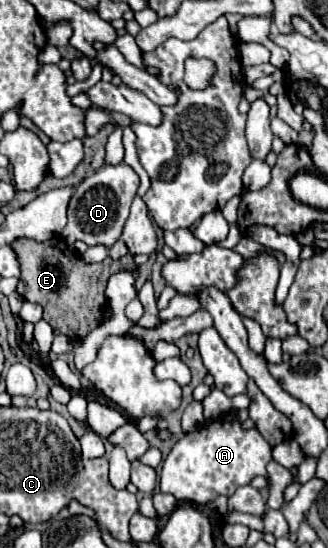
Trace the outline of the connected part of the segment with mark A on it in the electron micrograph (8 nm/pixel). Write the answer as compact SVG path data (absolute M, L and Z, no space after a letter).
M209 421L199 427L197 433L187 433L175 443L163 461L159 487L163 493L175 495L179 501L205 505L219 495L233 495L237 487L249 485L255 475L265 477L269 461L271 447L259 431L243 431L241 425L233 421Z

